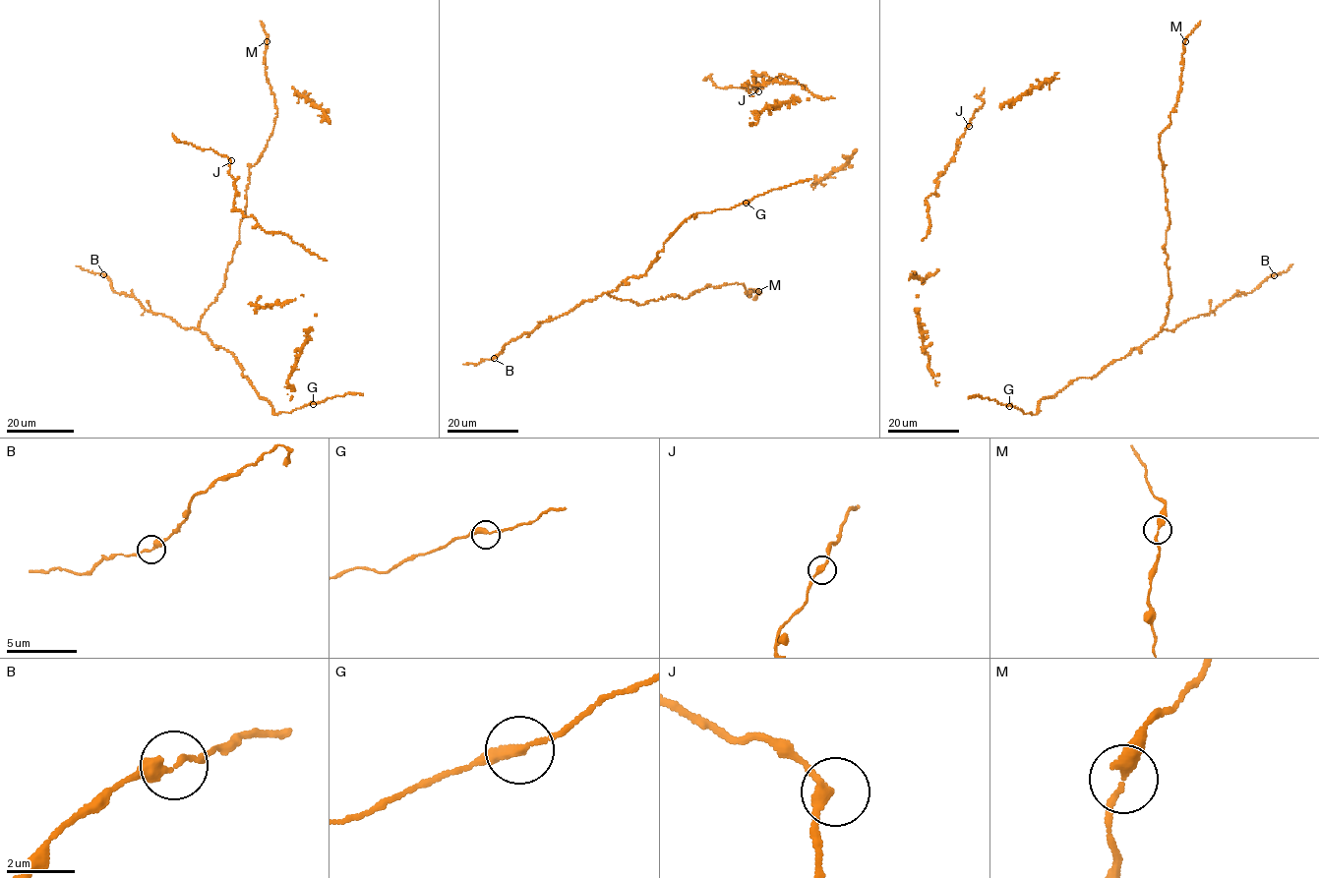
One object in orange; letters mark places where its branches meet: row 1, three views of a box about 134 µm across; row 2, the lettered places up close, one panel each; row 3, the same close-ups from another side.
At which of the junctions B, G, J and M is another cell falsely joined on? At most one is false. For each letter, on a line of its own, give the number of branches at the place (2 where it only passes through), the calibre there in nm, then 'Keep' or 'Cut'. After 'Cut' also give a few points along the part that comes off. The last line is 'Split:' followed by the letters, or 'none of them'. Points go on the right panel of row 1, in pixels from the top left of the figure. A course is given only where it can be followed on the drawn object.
B: Branches: 2. Thickness 280 nm. Keep
G: Branches: 2. Thickness 280 nm. Keep
J: Branches: 2. Thickness 260 nm. Keep
M: Branches: 2. Thickness 280 nm. Keep
Split: none of them

